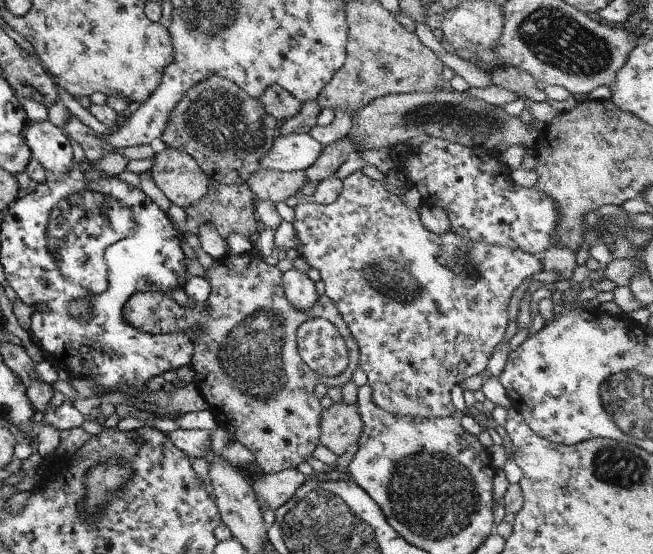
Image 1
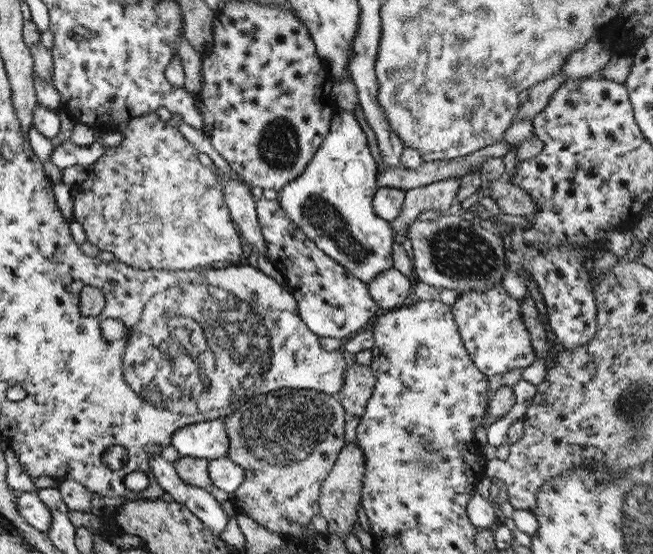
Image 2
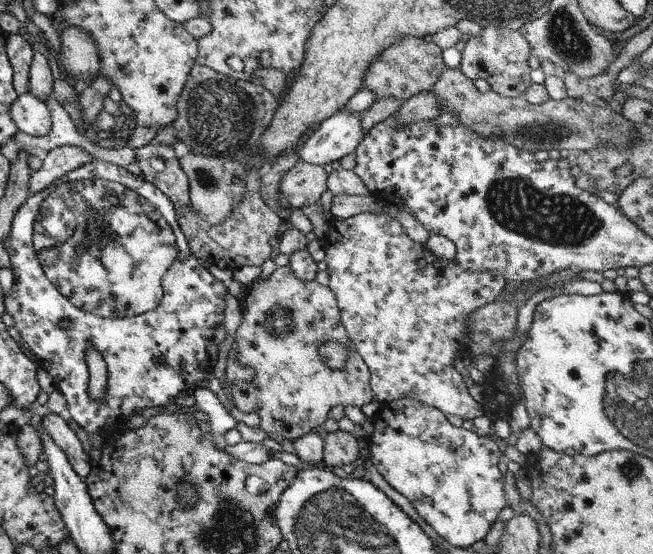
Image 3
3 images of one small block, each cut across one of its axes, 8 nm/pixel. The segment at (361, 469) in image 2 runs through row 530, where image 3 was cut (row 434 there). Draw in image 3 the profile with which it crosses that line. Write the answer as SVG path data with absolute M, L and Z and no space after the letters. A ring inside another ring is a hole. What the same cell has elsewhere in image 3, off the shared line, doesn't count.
M337 430L327 433L323 438L322 446L322 466L327 468L341 468L345 465L353 465L358 458L357 439L351 433Z

